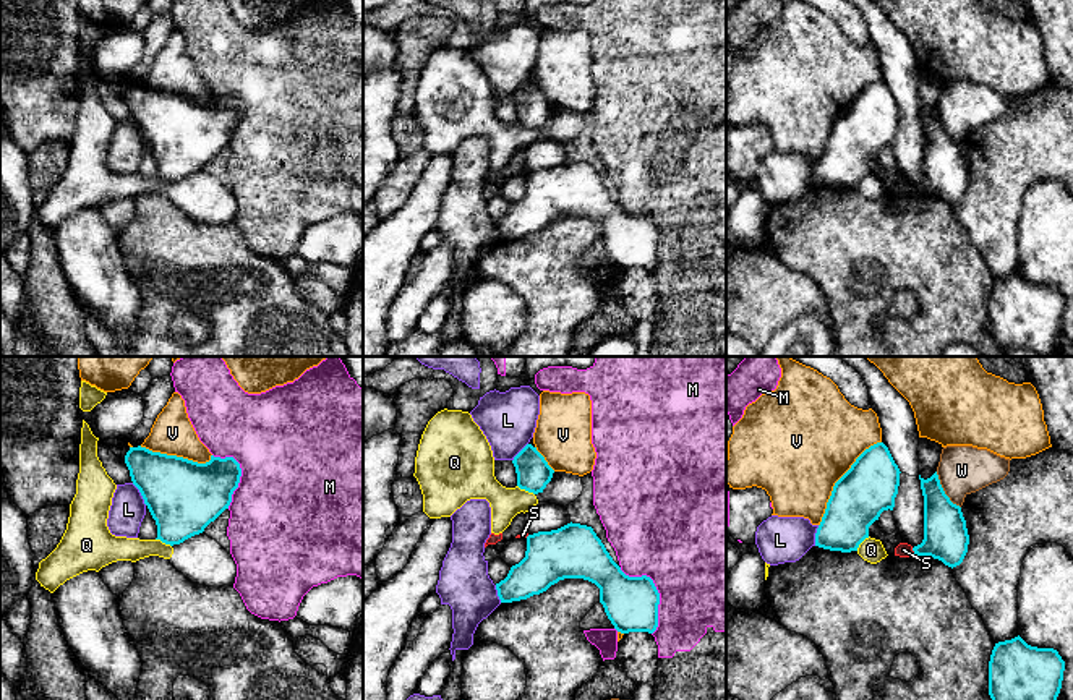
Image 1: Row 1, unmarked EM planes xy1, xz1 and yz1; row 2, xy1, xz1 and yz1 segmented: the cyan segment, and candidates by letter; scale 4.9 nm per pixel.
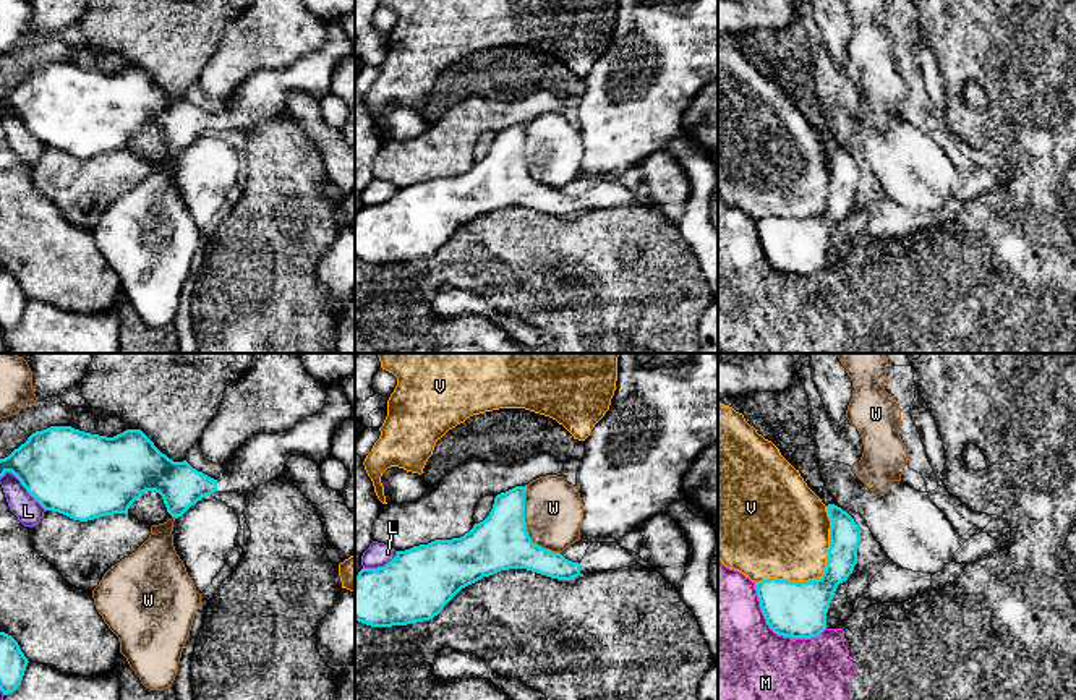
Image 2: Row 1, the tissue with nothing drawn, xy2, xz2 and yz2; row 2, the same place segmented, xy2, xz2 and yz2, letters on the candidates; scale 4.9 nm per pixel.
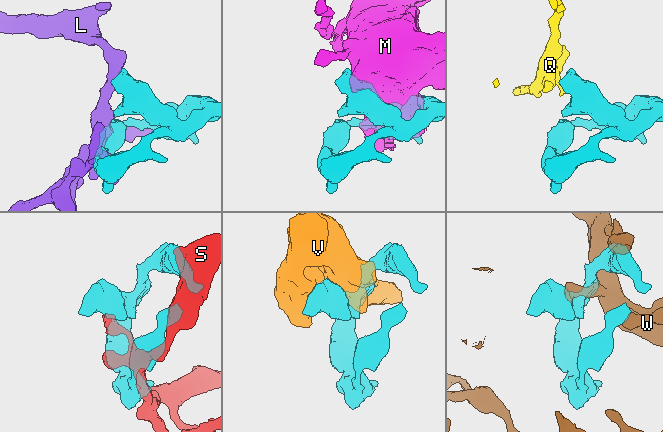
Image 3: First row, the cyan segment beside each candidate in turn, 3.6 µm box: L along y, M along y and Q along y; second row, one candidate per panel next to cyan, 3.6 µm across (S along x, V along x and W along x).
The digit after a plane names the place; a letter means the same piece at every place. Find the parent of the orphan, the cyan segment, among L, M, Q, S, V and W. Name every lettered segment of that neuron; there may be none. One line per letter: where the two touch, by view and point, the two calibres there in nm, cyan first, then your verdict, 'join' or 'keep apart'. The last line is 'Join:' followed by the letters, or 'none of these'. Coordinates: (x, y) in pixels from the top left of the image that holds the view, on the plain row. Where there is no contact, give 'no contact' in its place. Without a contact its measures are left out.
L: meets cyan in xy2 at (25, 123); 420 nm thick on the cyan side, 130 nm on the other; keep apart
M: meets cyan in yz2 at (777, 269); 280 nm thick on the cyan side, 480 nm on the other; keep apart
Q: meets cyan in xz1 at (525, 127); 170 nm thick on the cyan side, 180 nm on the other; keep apart
S: meets cyan in yz1 at (913, 187); 220 nm thick on the cyan side, 80 nm on the other; keep apart
V: meets cyan in yz2 at (824, 211); 280 nm thick on the cyan side, 420 nm on the other; keep apart
W: meets cyan in xz2 at (525, 164); 280 nm thick on the cyan side, 280 nm on the other; keep apart
Join: none of these

